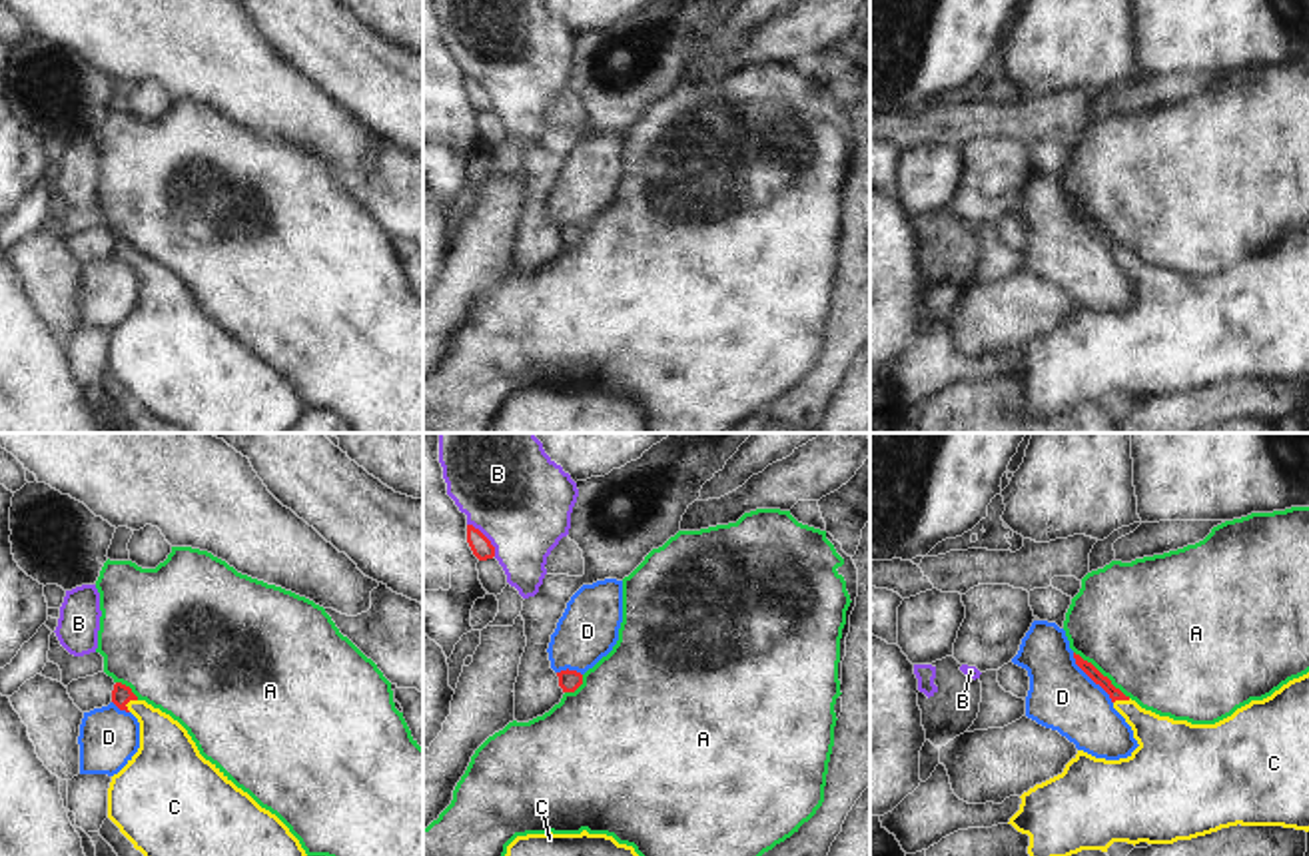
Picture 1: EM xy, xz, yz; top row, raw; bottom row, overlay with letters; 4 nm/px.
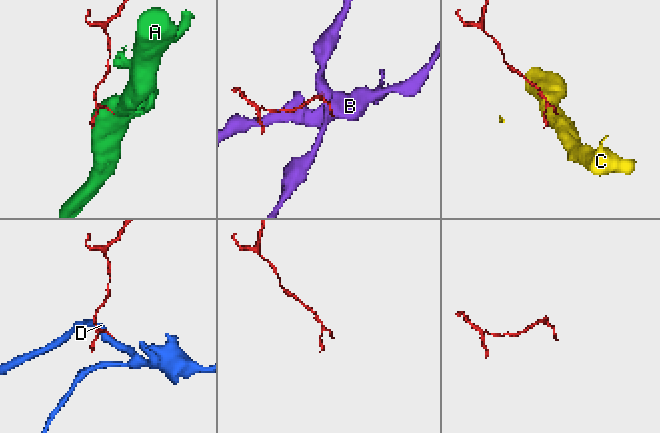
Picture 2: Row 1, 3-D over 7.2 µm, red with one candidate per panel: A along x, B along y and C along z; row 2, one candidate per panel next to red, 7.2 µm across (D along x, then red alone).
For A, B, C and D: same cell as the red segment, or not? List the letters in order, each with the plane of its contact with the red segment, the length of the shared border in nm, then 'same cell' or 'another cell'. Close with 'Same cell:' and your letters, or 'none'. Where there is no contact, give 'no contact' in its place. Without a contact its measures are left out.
A: yz | 300 nm | another cell
B: xz | 180 nm | another cell
C: xy | 70 nm | same cell
D: yz | 260 nm | another cell
Same cell: C

